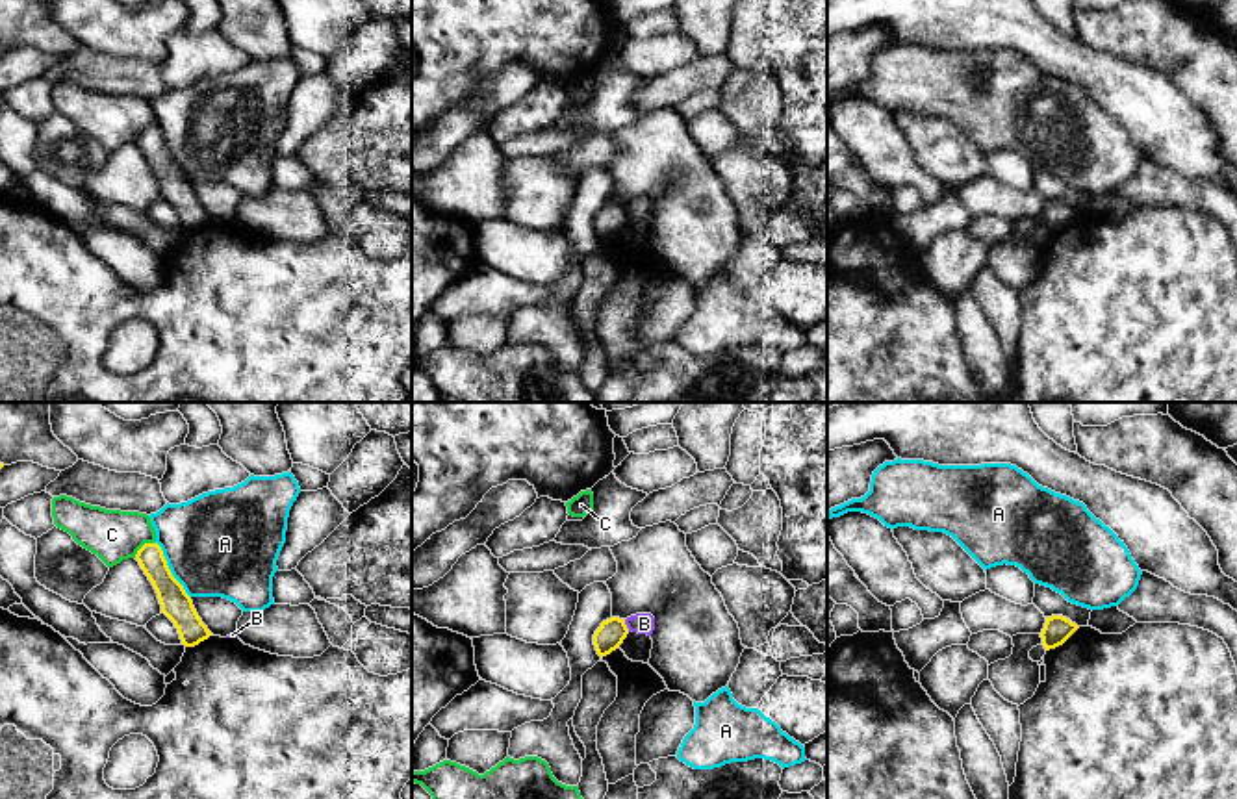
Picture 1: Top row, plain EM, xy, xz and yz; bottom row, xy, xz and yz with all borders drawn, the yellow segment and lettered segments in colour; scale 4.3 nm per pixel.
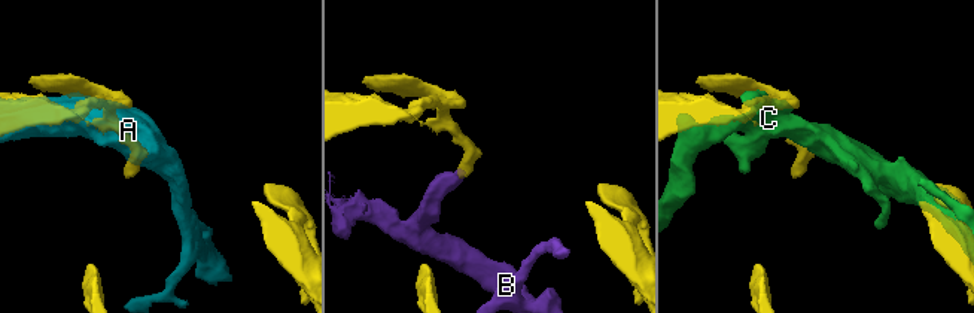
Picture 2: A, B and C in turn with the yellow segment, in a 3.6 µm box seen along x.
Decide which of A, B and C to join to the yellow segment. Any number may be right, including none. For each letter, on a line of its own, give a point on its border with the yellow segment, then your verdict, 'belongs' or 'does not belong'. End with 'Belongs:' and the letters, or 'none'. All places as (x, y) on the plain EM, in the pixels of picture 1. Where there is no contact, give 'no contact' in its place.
A: xy (169, 154) | does not belong
B: xz (625, 210) | does not belong
C: xy (143, 130) | does not belong
Belongs: none

